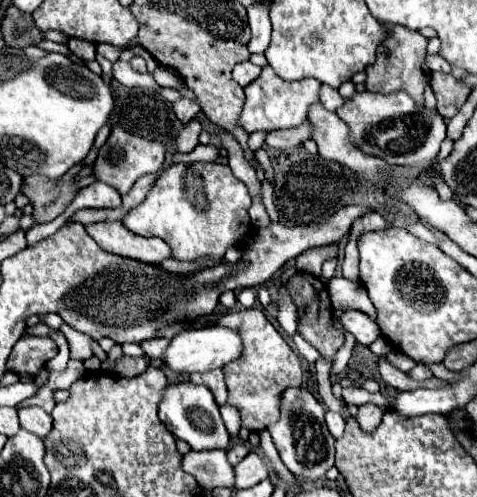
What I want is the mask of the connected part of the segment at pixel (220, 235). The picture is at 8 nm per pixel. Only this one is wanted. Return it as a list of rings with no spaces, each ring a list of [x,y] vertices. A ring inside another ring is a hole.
[[[196,162],[196,164],[172,164],[168,170],[158,176],[152,184],[150,192],[146,194],[144,202],[132,208],[124,218],[122,224],[138,234],[138,236],[158,236],[172,248],[172,258],[176,260],[200,260],[206,256],[214,256],[214,260],[222,258],[228,246],[238,244],[250,230],[250,194],[244,182],[234,178],[232,170],[226,164],[218,162]]]

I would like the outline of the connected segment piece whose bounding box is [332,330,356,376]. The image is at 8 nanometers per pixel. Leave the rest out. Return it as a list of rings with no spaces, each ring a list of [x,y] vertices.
[[[344,330],[344,336],[346,336],[346,342],[344,342],[344,346],[336,352],[336,358],[334,358],[334,364],[332,364],[332,376],[338,376],[338,374],[342,374],[342,372],[346,370],[348,360],[350,360],[350,354],[352,354],[352,348],[354,348],[354,344],[356,344],[356,340],[354,340],[354,336],[352,336],[350,332]]]

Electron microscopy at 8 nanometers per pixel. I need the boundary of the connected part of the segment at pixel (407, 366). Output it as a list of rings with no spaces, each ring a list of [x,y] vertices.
[[[393,350],[386,355],[387,360],[399,370],[408,373],[416,363],[400,351]]]

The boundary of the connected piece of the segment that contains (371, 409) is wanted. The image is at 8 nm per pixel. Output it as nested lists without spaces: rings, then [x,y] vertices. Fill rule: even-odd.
[[[362,404],[362,406],[358,406],[358,414],[354,416],[354,420],[358,422],[358,426],[364,432],[374,432],[380,426],[382,410],[374,404]]]

